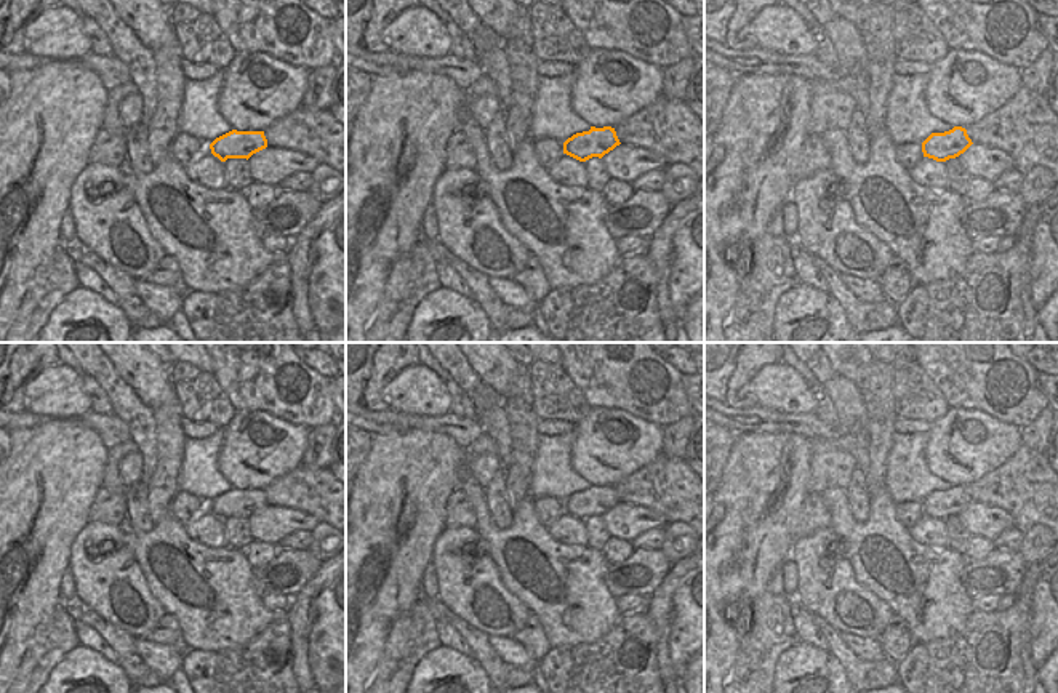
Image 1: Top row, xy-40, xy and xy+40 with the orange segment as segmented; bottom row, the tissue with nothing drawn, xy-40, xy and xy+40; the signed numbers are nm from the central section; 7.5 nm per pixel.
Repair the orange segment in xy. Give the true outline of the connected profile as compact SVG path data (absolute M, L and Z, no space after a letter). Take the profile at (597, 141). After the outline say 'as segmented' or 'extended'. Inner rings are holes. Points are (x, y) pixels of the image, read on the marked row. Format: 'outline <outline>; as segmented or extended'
outline M591 126L589 131L576 133L563 142L563 154L586 162L592 157L602 158L605 154L619 146L619 139L616 136L615 128L603 126L595 128Z; as segmented

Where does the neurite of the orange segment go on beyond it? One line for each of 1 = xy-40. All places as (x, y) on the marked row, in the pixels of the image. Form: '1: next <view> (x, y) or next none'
1: next none

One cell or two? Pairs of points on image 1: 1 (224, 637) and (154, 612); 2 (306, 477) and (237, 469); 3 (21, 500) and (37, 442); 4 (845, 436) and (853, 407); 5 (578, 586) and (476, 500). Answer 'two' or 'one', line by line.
1: two
2: two
3: one
4: one
5: one

